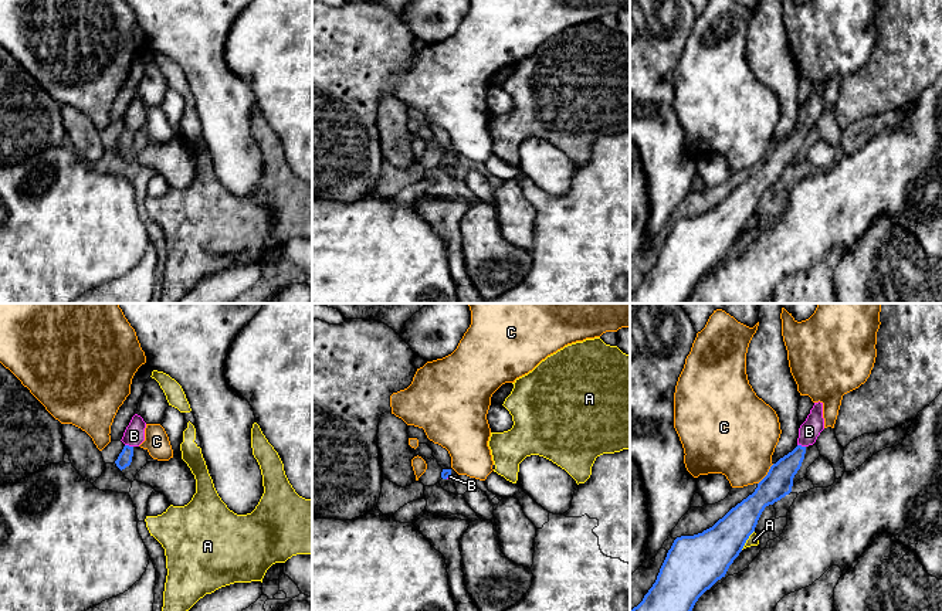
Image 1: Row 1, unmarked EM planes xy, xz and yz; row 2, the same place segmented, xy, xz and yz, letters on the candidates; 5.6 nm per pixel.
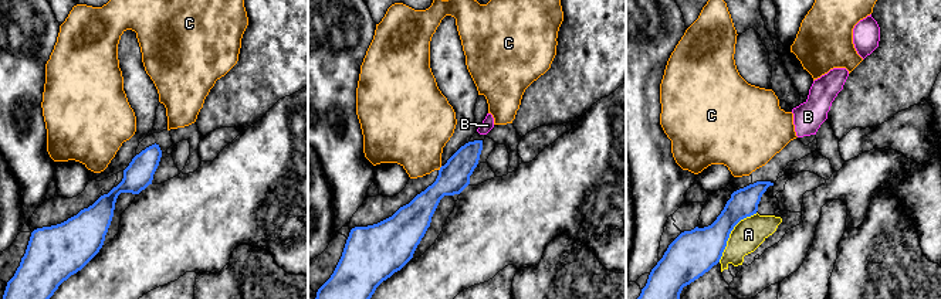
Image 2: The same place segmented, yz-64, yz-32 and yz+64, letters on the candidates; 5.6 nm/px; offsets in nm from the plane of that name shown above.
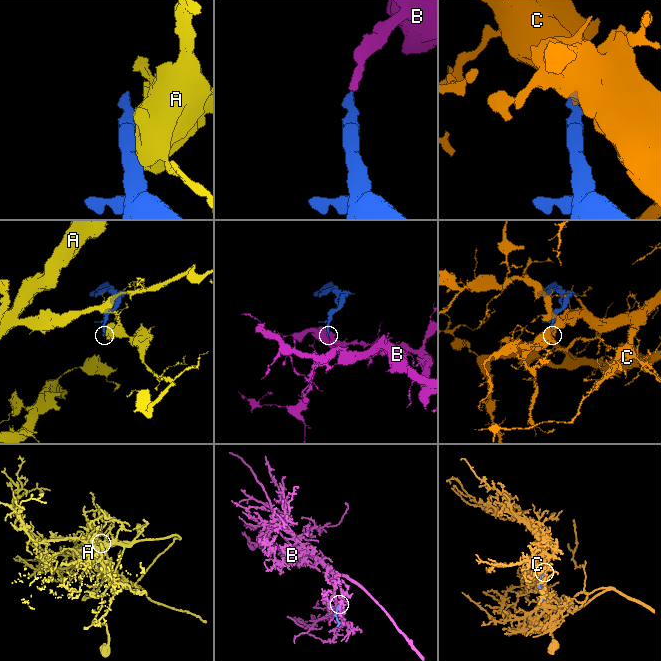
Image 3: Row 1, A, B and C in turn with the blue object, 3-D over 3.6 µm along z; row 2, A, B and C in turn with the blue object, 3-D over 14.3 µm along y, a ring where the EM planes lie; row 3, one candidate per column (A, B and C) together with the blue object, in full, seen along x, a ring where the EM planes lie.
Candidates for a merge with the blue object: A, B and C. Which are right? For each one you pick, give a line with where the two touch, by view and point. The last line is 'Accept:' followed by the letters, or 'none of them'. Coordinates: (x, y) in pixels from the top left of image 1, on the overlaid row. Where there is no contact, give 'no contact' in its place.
B: contact xy (128, 445)
Accept: B

